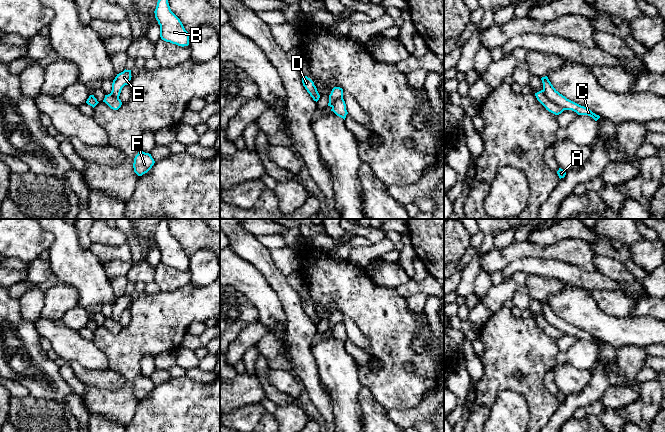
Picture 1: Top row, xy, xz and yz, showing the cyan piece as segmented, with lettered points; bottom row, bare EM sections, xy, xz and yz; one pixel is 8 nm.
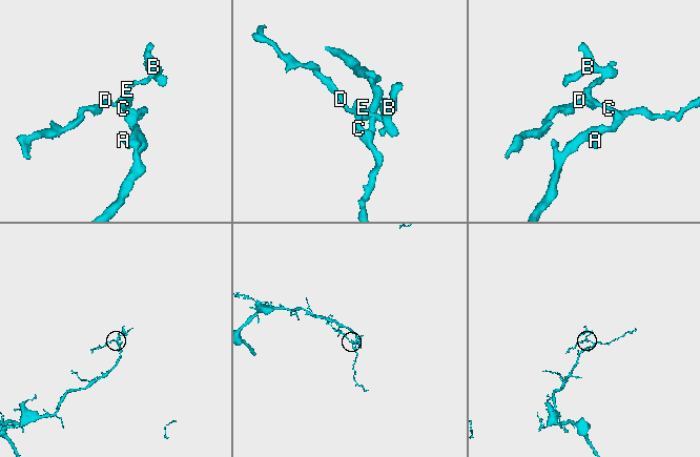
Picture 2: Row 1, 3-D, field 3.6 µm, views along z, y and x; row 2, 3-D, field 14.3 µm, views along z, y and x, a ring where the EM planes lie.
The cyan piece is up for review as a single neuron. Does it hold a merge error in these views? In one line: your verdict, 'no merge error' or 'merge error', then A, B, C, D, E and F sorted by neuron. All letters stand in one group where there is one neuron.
merge error; groups A B C E F / D

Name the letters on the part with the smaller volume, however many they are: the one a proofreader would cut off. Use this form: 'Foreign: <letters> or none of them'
Foreign: D

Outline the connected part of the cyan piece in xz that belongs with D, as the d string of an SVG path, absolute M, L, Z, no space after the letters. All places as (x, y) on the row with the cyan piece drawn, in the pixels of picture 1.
M302 76L302 83L313 100L317 102L320 98L320 95L317 91L316 86L314 85L314 82L307 76Z

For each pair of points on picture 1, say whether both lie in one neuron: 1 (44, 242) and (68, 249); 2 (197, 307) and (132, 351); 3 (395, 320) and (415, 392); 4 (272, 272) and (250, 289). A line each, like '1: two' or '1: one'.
1: two
2: one
3: one
4: two

